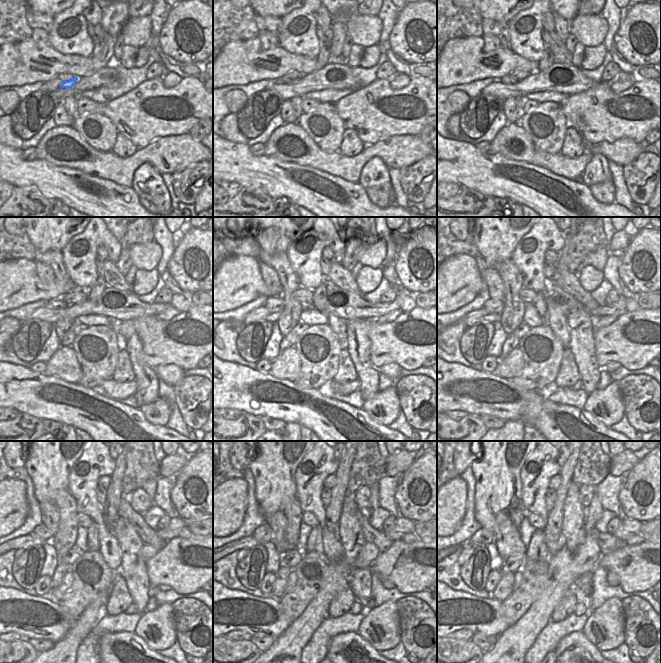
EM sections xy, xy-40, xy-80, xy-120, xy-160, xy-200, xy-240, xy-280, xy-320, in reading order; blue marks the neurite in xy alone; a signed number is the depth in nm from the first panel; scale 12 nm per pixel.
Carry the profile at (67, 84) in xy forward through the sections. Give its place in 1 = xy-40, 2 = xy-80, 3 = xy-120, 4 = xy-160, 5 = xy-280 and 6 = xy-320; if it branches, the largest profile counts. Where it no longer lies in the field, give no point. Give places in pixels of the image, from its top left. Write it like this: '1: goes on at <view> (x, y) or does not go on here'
1: goes on at xy-40 (286, 81)
2: goes on at xy-80 (508, 80)
3: goes on at xy-120 (58, 303)
4: goes on at xy-160 (274, 304)
5: goes on at xy-280 (263, 534)
6: goes on at xy-320 (482, 537)

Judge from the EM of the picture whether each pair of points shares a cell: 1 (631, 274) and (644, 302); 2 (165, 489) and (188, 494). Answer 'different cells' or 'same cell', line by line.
1: different cells
2: different cells

